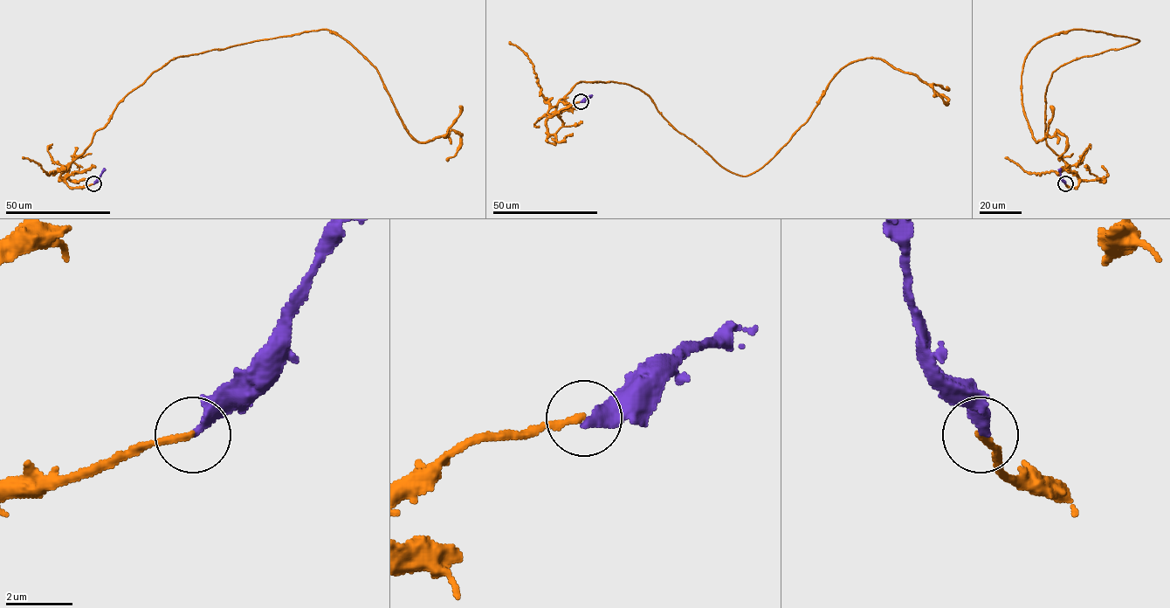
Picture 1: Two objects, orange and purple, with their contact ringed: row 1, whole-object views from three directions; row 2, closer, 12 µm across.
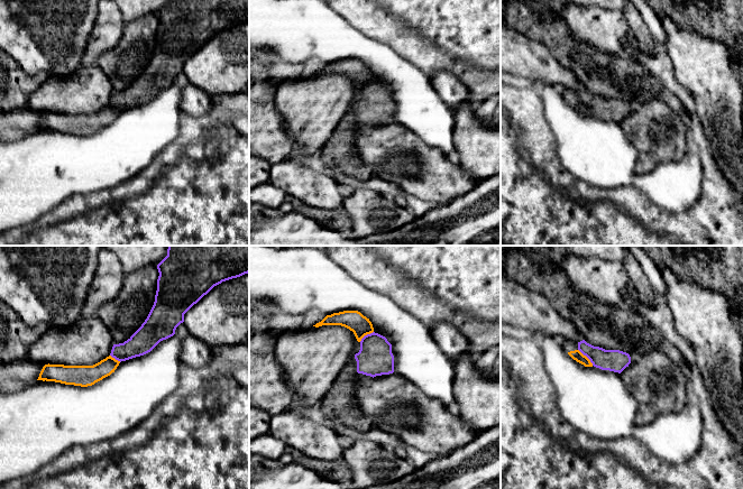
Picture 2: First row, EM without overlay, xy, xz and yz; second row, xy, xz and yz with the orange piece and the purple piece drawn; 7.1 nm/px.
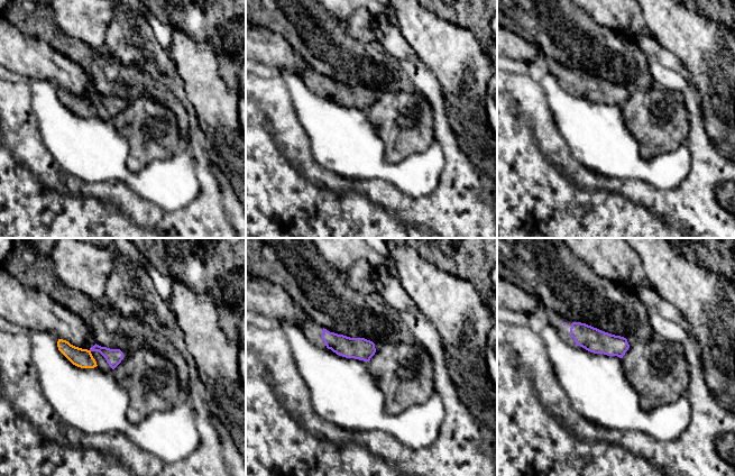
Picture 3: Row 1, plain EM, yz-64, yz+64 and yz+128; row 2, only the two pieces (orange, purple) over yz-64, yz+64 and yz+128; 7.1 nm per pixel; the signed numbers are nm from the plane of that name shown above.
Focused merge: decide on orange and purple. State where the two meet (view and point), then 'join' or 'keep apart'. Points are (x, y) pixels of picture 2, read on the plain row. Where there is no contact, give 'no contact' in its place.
yz (586, 105) | join

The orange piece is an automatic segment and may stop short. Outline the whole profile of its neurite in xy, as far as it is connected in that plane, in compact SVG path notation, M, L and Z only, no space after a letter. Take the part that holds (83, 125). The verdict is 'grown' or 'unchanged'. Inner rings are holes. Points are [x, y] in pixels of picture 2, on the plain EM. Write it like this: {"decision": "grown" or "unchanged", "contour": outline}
{"decision": "grown", "contour": "M167 0L167 4L157 13L157 18L159 25L154 54L145 71L127 90L113 93L110 104L93 114L45 113L37 129L88 136L114 121L121 110L150 101L160 90L175 83L176 76L184 71L184 63L214 35L249 21L249 0Z"}

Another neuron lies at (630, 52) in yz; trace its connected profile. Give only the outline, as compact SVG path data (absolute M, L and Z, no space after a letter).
M631 34L630 46L625 50L623 50L621 54L623 56L627 56L627 57L630 57L632 59L640 61L642 55L641 55L640 50L634 48L633 44L634 44L634 40L633 40L632 34Z

